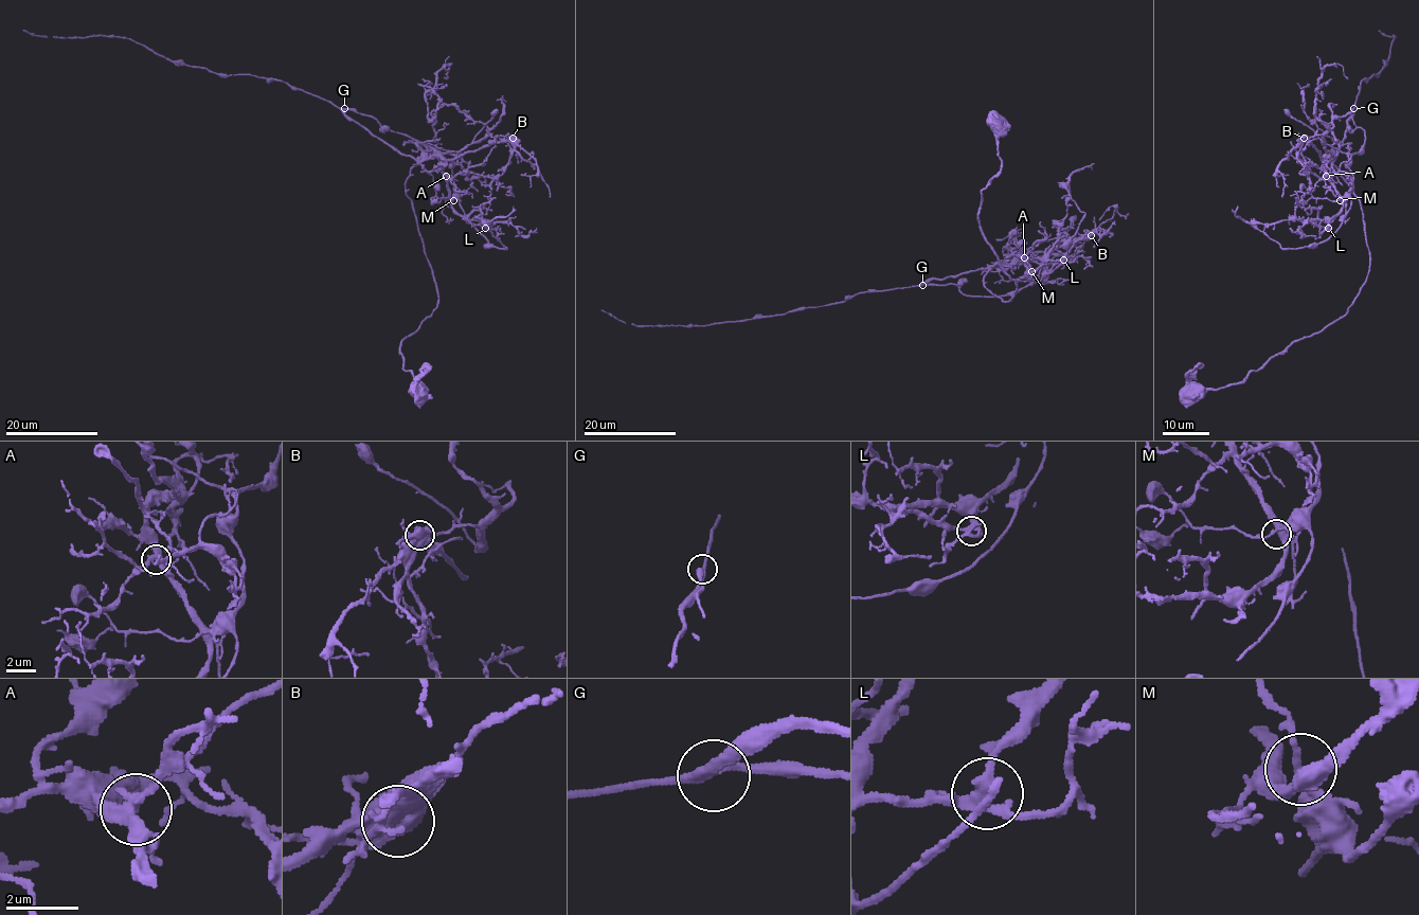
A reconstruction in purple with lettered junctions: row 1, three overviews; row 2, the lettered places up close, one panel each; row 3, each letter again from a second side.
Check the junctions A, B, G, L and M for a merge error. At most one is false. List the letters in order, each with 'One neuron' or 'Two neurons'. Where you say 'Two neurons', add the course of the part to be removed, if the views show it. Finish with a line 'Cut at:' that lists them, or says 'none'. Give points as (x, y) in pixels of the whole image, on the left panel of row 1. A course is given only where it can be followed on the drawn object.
A: One neuron
B: Two neurons. Course of the part to remove: (513, 138), (490, 133), (457, 151), (430, 157), (417, 144), (435, 137), (426, 93), (449, 64), (444, 77)
G: One neuron
L: One neuron
M: One neuron
Cut at: B

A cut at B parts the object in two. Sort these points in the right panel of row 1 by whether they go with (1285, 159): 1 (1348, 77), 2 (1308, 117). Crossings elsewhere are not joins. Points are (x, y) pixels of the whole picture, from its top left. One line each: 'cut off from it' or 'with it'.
1: cut off from it
2: cut off from it

